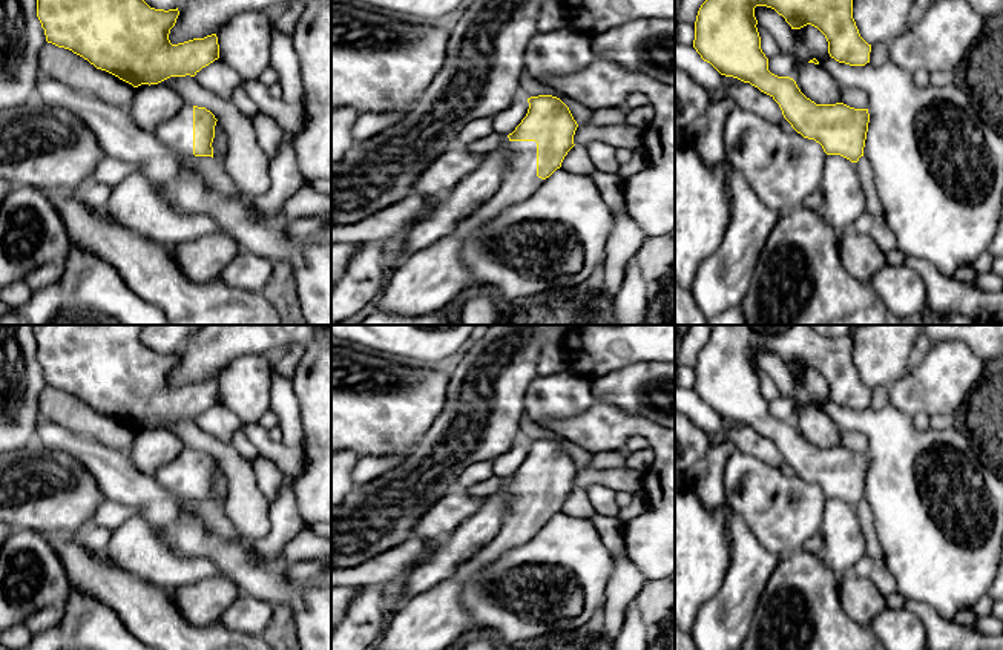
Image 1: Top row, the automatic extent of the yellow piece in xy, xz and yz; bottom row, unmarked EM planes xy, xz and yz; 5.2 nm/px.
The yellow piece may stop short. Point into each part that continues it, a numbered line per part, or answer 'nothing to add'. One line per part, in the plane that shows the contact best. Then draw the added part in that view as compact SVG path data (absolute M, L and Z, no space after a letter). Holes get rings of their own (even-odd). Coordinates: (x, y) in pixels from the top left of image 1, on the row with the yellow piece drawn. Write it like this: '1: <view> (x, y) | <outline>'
1: xz (427, 281) | M509 141L509 167L498 190L460 221L452 233L394 265L393 276L380 291L377 311L416 317L445 310L462 291L475 287L463 262L469 235L506 207L526 201L543 181L537 176L537 143Z

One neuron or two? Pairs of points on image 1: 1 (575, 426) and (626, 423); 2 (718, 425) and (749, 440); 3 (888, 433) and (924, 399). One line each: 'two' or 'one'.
1: one
2: two
3: two

